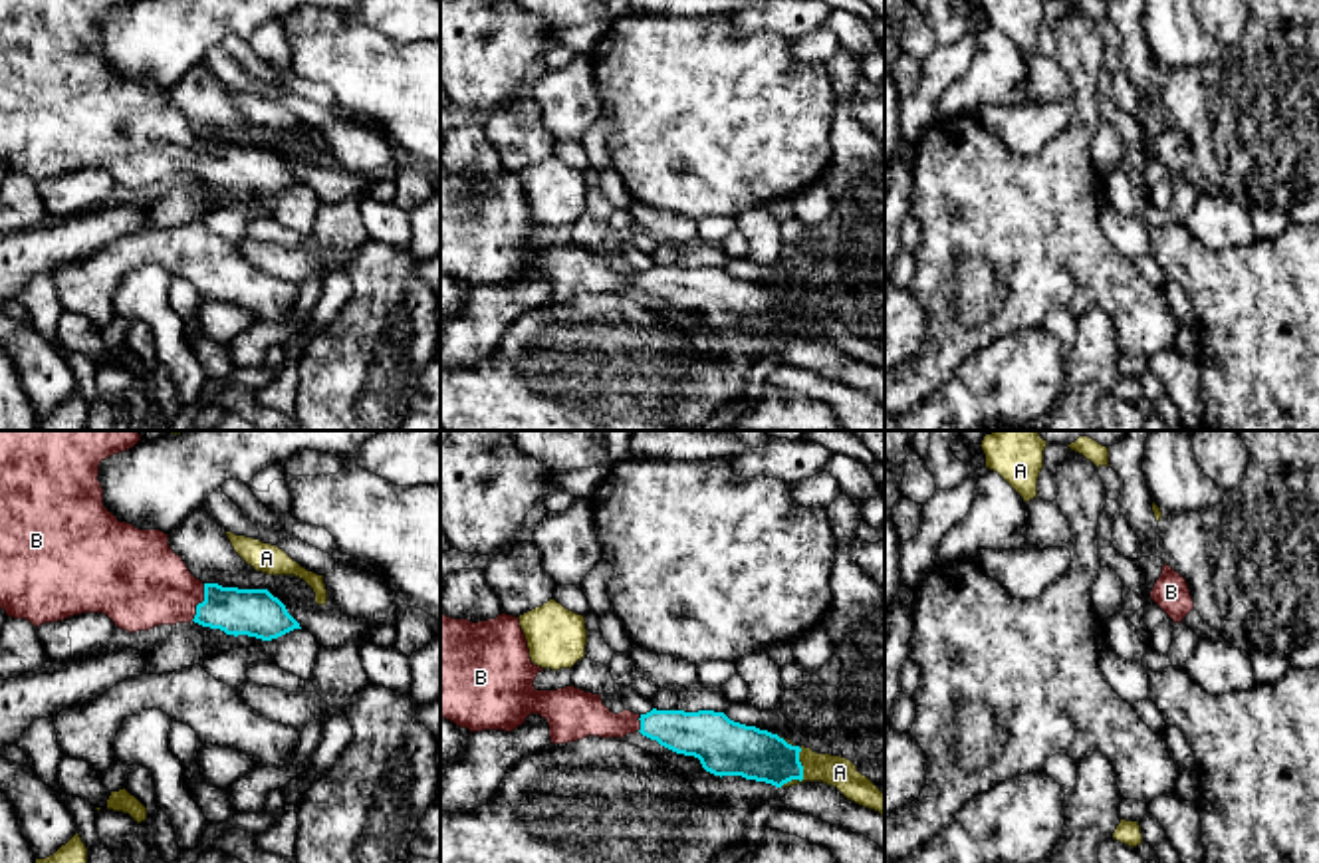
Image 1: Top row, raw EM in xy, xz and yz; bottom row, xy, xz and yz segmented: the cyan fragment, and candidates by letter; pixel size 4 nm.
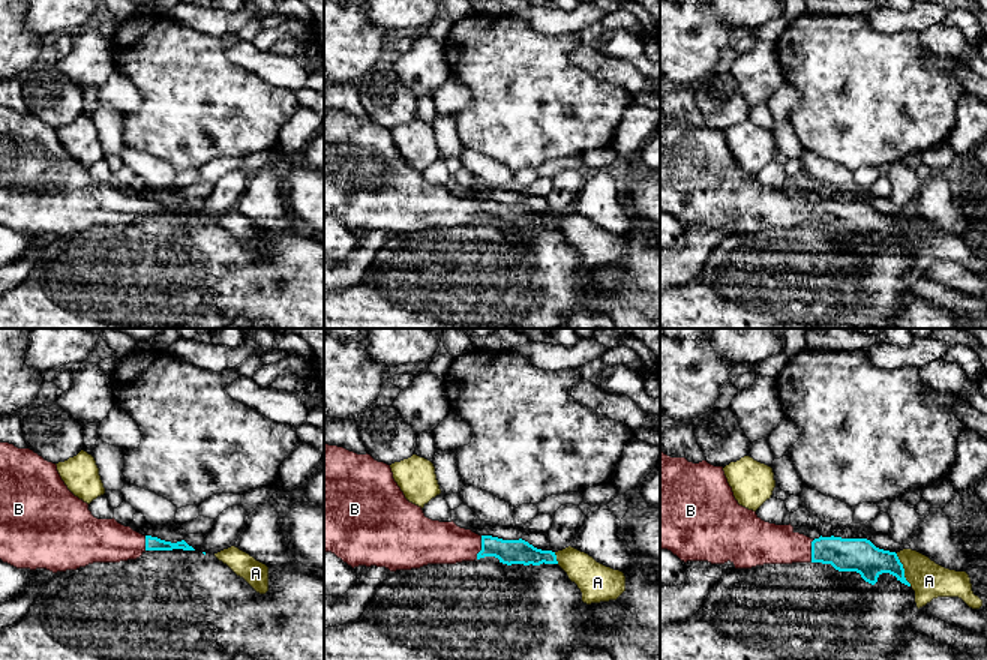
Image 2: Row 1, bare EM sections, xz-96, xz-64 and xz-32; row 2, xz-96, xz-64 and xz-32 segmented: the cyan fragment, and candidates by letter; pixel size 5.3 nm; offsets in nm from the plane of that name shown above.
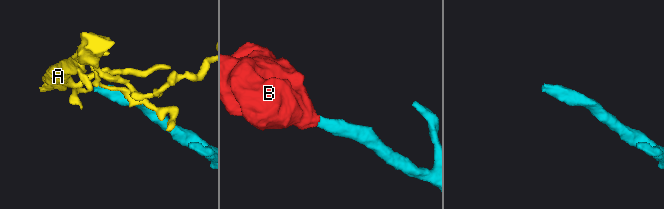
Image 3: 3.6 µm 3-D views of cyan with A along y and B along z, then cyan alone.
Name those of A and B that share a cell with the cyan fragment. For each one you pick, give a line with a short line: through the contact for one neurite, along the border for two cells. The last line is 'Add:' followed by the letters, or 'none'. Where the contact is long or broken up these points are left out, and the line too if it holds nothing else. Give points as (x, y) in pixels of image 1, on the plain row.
B: Line: xy (237, 167), (203, 157), (145, 139)
Add: B

